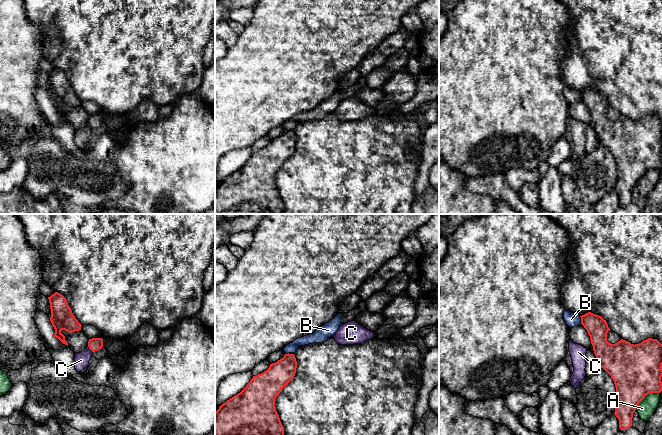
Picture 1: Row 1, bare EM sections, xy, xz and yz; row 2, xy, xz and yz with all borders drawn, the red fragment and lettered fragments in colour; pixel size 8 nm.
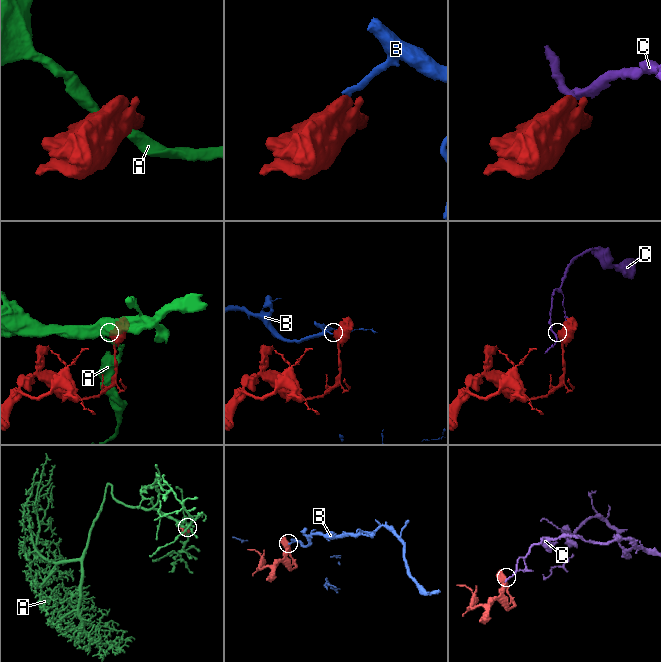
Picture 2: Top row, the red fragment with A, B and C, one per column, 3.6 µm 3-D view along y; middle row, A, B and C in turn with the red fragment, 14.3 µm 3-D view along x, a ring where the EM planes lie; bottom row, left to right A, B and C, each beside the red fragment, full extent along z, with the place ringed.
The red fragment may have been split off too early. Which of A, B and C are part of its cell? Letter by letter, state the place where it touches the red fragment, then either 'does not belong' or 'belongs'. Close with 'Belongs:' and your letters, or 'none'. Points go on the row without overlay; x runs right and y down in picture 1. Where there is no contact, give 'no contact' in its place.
A: contact yz (645, 171); does not belong
B: contact yz (581, 96); does not belong
C: contact xy (89, 124); does not belong
Belongs: none

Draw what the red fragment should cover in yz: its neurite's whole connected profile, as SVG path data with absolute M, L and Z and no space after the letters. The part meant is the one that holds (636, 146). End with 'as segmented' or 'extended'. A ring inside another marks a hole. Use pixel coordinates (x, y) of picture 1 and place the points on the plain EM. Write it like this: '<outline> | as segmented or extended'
M591 88L580 93L581 100L590 112L599 142L614 157L617 168L617 180L614 190L619 196L620 206L627 206L632 202L633 189L636 183L645 172L649 169L660 169L662 167L662 120L657 115L652 114L635 121L623 115L615 120L611 120L607 117L607 109L610 107L610 104L606 96Z | as segmented

